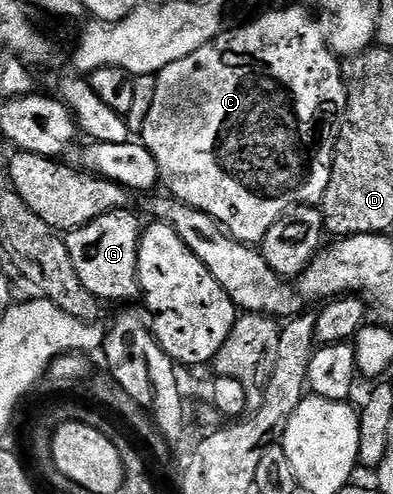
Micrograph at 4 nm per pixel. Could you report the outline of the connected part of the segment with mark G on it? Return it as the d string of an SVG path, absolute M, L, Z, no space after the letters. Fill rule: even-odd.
M130 209L114 210L105 216L97 216L97 220L70 231L65 238L69 248L69 256L73 260L73 268L77 268L77 276L81 276L81 284L85 284L85 288L89 288L91 295L99 299L100 303L103 304L107 304L107 302L123 302L119 304L127 304L130 303L127 302L130 298L140 297L141 294L139 289L141 225L139 226L138 216L131 213Z

